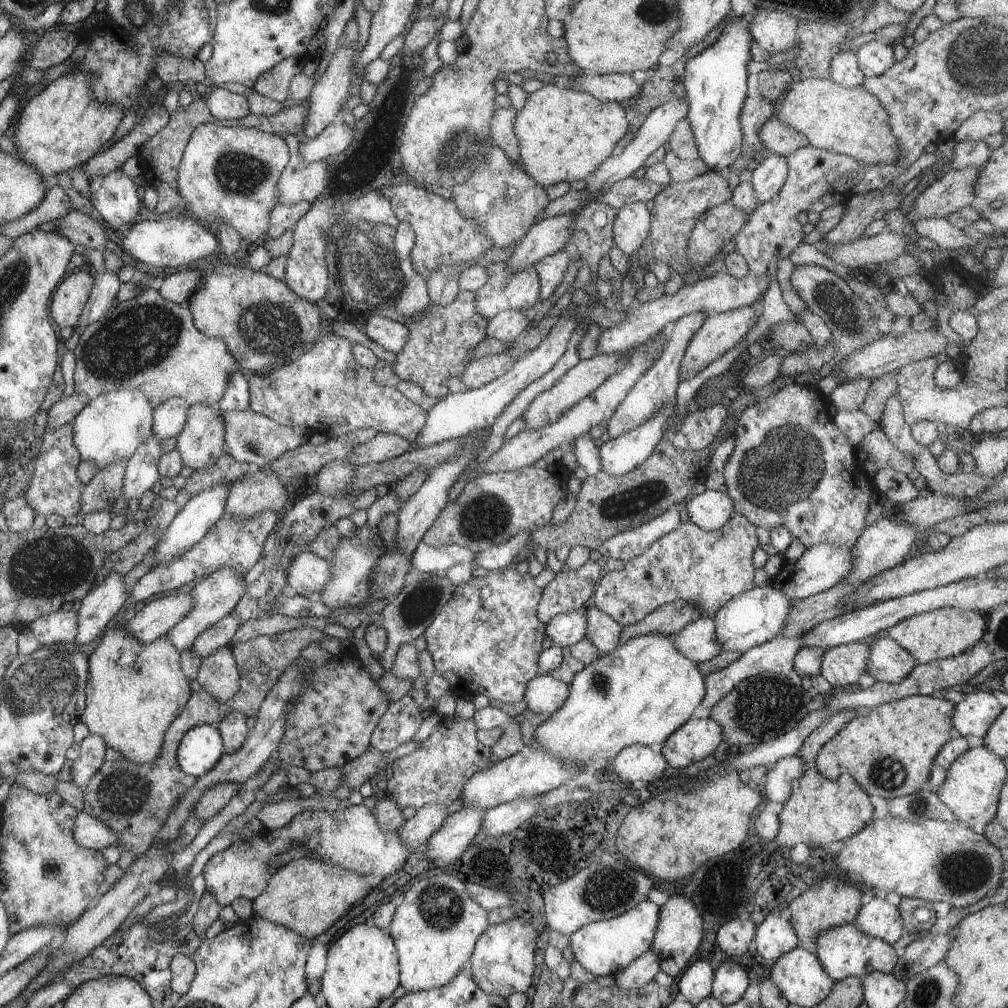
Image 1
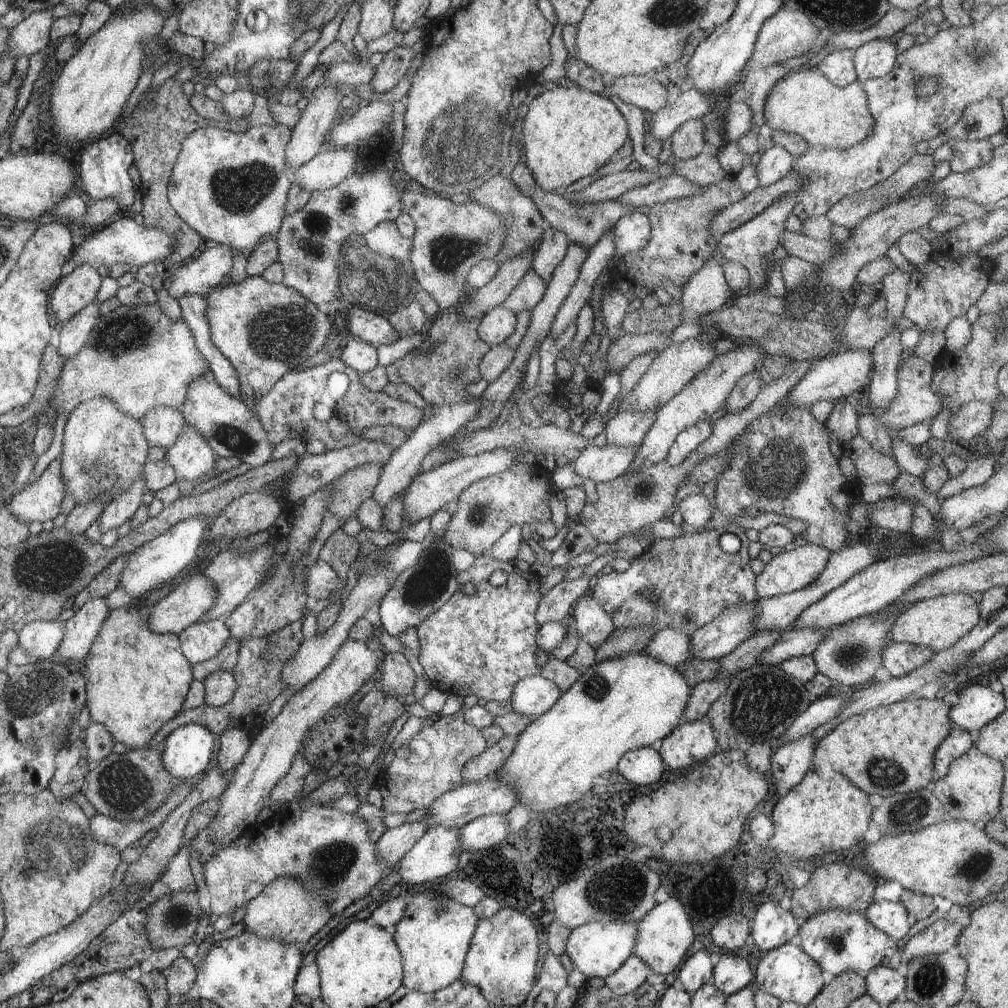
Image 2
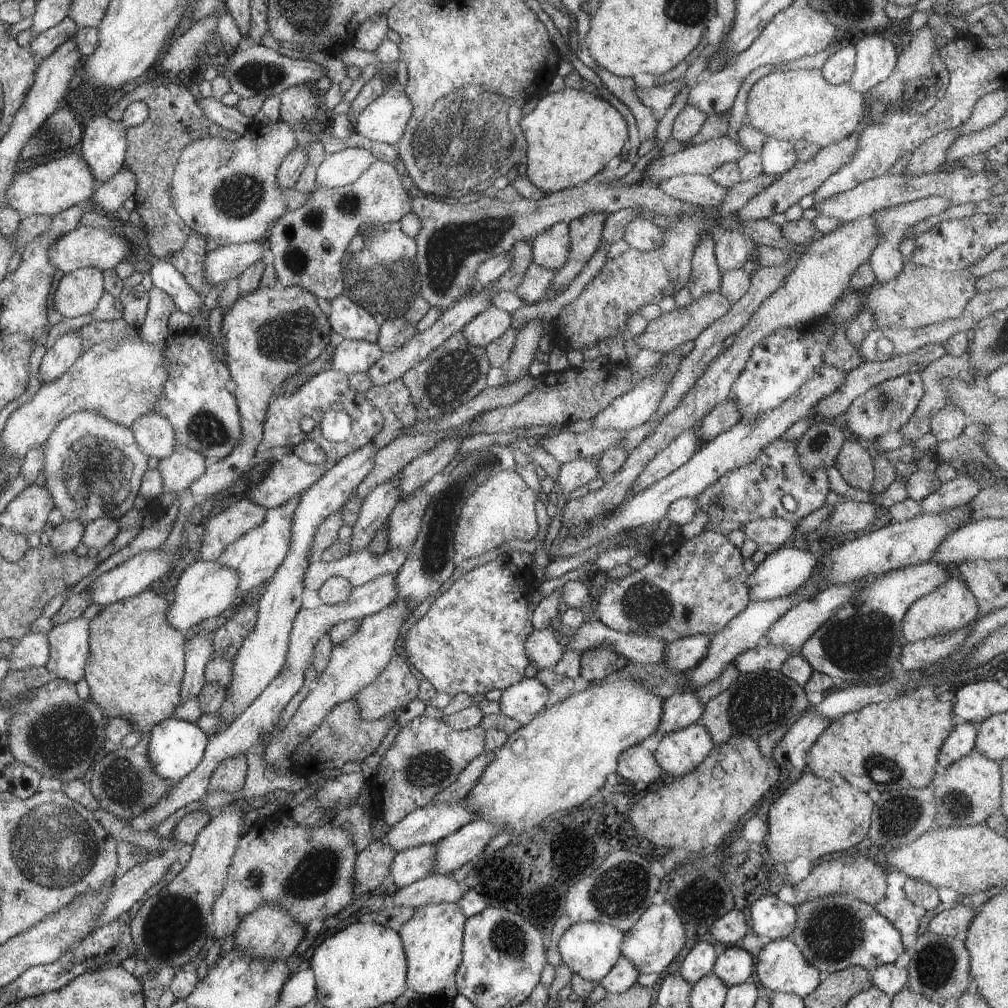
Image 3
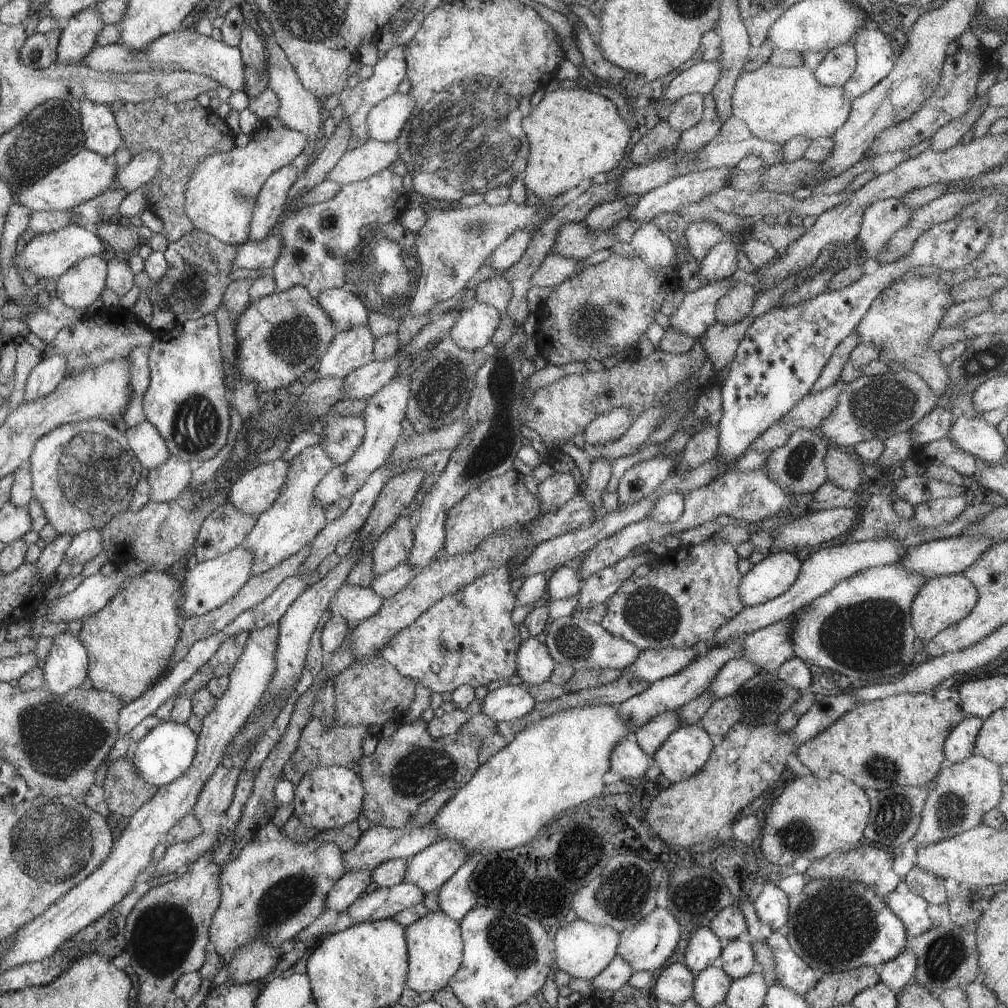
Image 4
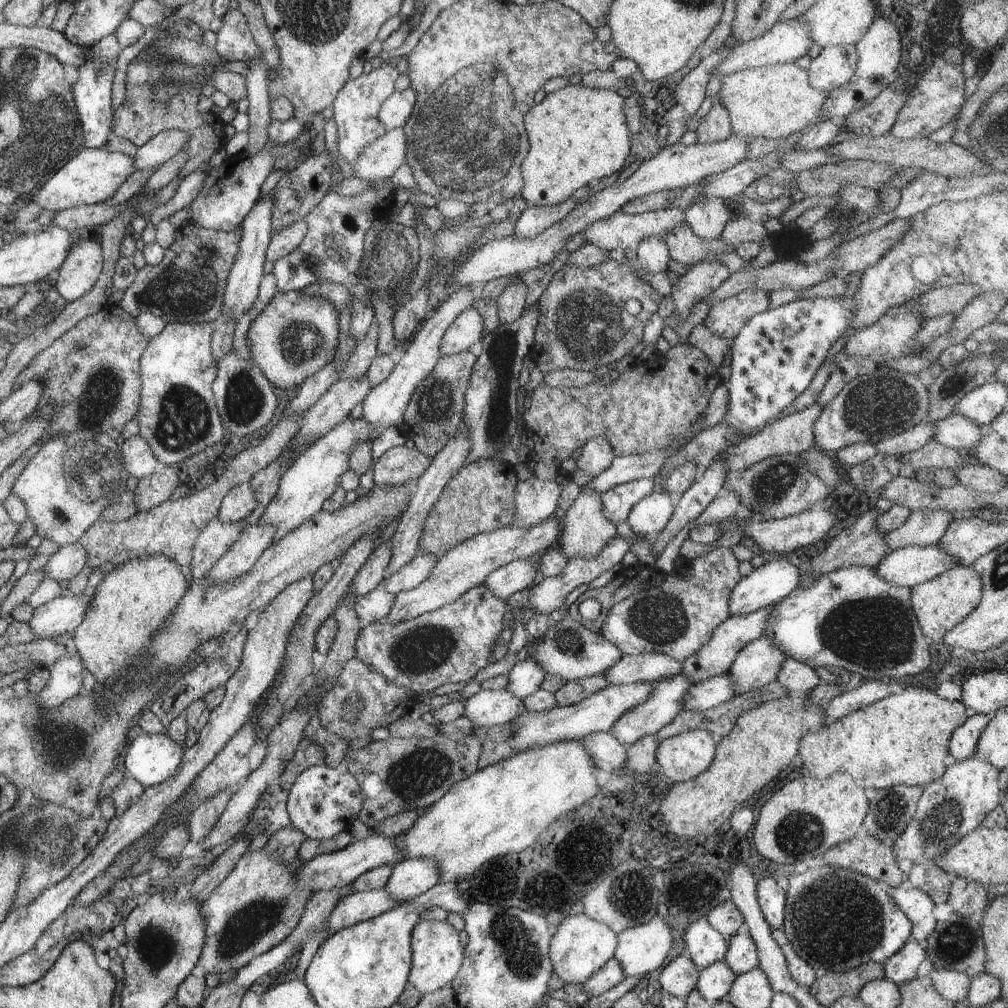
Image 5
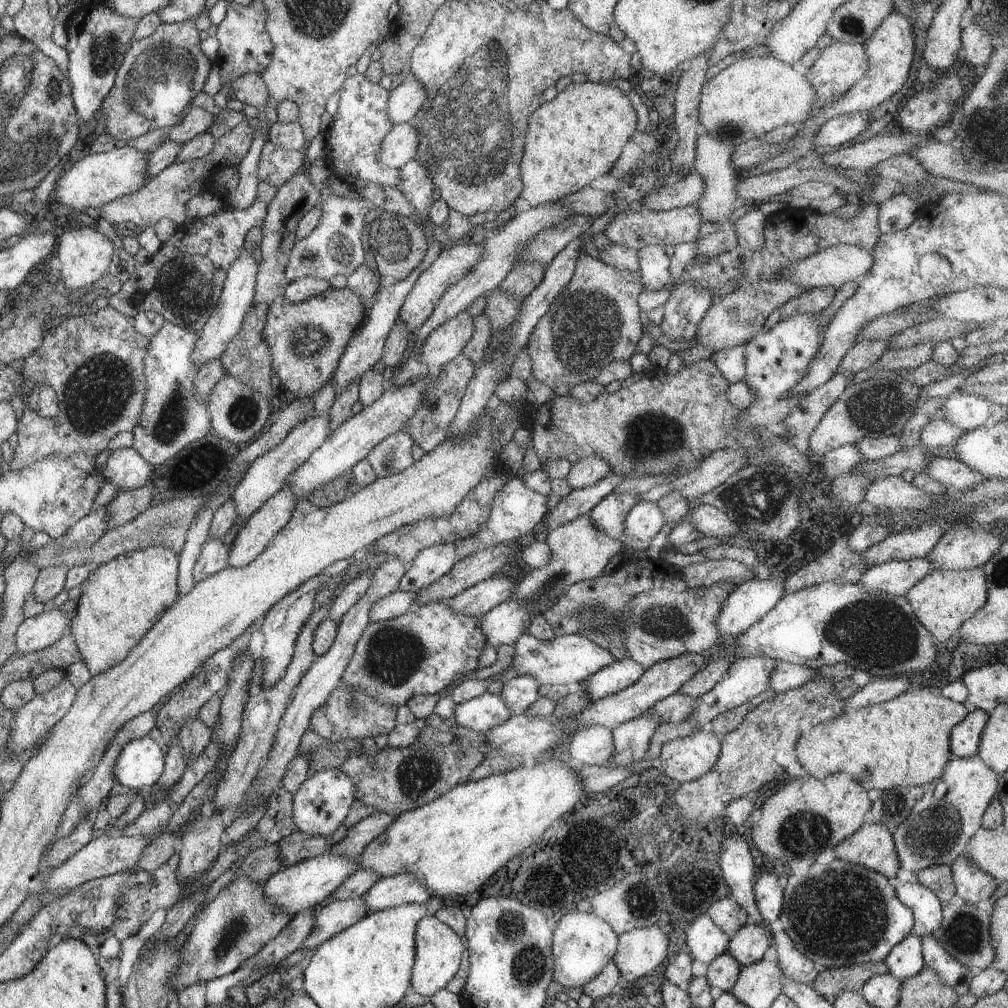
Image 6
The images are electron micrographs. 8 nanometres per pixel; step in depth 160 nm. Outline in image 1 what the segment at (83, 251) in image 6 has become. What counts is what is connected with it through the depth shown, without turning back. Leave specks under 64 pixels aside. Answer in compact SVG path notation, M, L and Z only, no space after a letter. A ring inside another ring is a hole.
M79 268L79 272L72 272L56 288L51 312L59 327L76 327L82 310L88 305L88 294L95 286L92 282L95 282L92 274Z

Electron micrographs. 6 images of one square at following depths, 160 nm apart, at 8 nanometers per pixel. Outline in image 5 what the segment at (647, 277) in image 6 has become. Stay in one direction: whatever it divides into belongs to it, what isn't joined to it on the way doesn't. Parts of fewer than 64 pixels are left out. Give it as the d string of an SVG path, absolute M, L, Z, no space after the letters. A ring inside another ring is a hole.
M656 237L645 238L640 241L636 256L641 271L646 277L658 272L667 271L669 264L669 248L665 241Z

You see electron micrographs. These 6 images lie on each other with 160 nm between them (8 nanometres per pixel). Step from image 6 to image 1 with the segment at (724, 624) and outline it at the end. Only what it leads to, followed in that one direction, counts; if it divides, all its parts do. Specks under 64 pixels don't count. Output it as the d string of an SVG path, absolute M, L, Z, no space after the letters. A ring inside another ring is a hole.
M828 543L814 545L807 548L796 562L788 562L787 559L784 559L780 571L768 580L768 585L785 593L792 600L805 599L827 591L836 583L842 582L843 578L851 571L855 559L851 550Z

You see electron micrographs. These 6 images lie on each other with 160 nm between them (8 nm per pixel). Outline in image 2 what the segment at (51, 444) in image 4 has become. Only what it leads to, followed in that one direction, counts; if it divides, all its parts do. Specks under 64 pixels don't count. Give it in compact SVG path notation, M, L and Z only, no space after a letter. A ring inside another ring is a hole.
M104 397L90 399L80 404L67 415L64 427L63 447L59 455L61 471L65 482L66 494L70 494L76 505L88 504L90 500L99 500L106 506L115 502L117 496L128 491L131 485L143 474L145 464L149 462L149 441L146 440L140 420L136 420L117 407L114 401Z

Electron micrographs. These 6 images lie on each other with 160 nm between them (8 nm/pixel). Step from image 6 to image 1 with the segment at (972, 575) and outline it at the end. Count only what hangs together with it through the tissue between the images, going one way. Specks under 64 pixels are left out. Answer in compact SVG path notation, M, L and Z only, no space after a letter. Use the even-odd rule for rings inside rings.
M942 607L902 620L889 628L885 635L902 648L908 649L916 657L917 664L921 665L966 652L982 638L987 627L988 619L984 613L958 607Z

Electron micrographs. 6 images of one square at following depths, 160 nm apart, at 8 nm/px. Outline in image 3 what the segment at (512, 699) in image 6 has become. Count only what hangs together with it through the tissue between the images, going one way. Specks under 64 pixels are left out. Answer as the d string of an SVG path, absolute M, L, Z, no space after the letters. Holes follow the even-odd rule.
M534 629L527 636L525 653L538 670L552 670L564 654L564 648L553 632L550 629Z

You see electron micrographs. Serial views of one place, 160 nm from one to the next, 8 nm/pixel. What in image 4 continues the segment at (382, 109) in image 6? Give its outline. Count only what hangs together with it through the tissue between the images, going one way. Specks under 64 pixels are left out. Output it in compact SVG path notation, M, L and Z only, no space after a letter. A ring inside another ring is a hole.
M400 45L393 46L384 56L374 65L374 75L370 78L362 79L354 88L346 88L339 94L339 104L342 104L343 116L351 128L351 138L357 140L360 145L370 140L367 127L367 116L379 102L398 92L398 84L406 76L406 61L404 49Z

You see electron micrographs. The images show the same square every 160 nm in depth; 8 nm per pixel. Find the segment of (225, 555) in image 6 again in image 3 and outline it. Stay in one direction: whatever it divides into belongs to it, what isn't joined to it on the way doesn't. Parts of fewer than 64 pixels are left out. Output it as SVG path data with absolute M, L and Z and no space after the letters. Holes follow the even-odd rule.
M248 498L233 502L212 518L203 518L204 540L200 546L202 561L218 561L218 557L235 540L261 525L267 508Z

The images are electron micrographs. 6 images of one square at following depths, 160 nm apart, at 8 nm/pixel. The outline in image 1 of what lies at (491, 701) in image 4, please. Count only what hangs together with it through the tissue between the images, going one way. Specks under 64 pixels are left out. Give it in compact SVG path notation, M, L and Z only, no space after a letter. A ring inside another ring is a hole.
M539 674L530 680L524 693L527 709L546 716L555 713L570 694L570 685L552 675Z

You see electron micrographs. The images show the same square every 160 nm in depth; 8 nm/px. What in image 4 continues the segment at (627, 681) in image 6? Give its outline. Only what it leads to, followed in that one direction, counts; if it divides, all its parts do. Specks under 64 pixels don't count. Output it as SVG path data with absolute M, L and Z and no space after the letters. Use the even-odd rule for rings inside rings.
M693 648L646 649L622 672L628 671L636 680L645 680L651 684L684 670L695 658L696 650Z

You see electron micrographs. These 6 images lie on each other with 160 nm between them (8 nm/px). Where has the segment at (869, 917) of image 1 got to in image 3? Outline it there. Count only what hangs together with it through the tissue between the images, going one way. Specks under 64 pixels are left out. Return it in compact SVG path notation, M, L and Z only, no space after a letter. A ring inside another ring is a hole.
M908 897L897 900L884 898L873 907L887 919L890 919L890 922L893 922L902 936L916 934L920 920L914 914L914 903Z

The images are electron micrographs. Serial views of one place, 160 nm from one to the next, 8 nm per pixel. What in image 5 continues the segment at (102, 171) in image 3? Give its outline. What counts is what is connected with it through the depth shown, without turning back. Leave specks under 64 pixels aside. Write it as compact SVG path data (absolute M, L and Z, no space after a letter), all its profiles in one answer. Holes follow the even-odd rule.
M113 34L102 38L90 48L90 56L78 69L78 80L74 84L74 101L77 104L78 116L81 117L81 128L85 132L86 148L100 148L108 143L108 130L112 124L112 80L116 70L116 60L121 44Z

